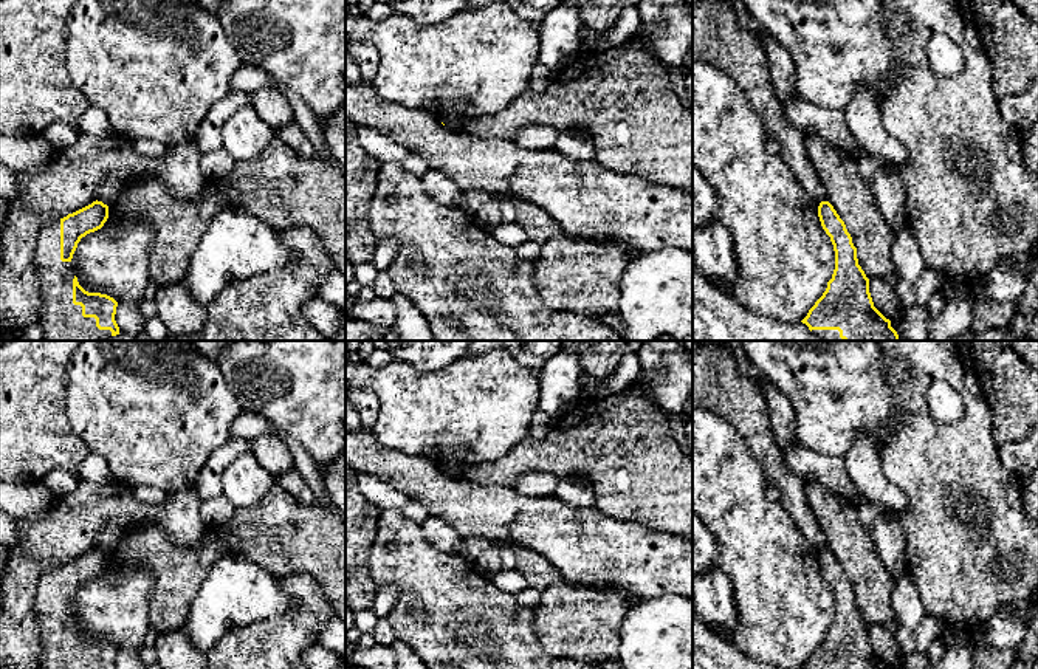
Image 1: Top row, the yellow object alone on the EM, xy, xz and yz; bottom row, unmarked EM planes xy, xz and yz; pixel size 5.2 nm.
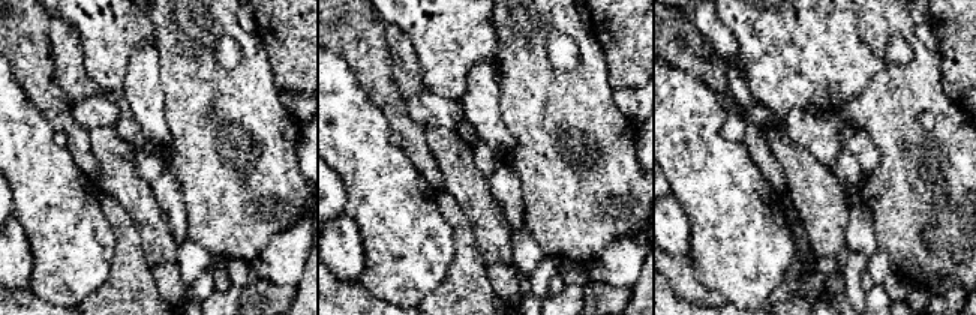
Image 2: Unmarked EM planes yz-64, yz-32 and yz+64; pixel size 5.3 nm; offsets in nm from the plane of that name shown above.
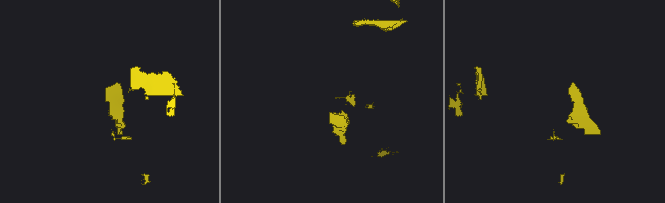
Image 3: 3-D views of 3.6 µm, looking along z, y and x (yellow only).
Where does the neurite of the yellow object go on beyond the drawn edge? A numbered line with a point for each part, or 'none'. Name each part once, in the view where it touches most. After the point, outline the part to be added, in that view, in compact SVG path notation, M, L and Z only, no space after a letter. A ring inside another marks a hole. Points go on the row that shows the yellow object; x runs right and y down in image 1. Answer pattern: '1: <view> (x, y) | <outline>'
1: xy (61, 319) | M60 220L43 225L36 240L36 273L40 282L42 308L39 324L42 341L107 341L110 330L99 330L95 317L84 317L73 304L71 262L60 260Z

